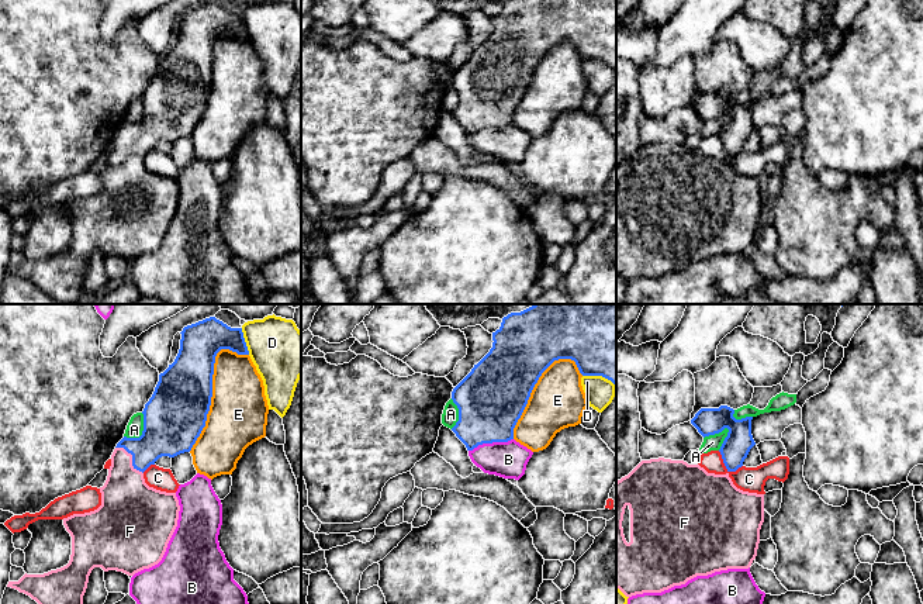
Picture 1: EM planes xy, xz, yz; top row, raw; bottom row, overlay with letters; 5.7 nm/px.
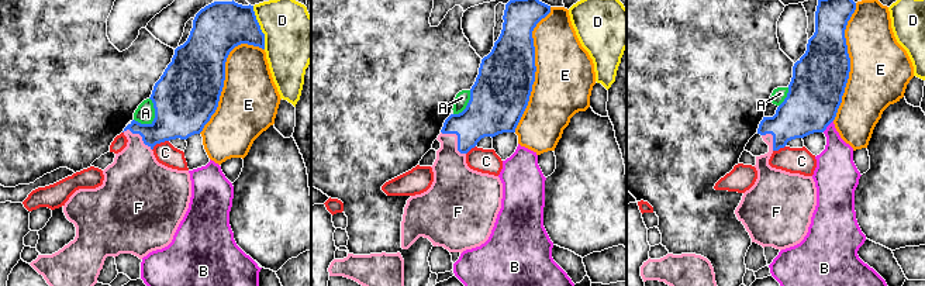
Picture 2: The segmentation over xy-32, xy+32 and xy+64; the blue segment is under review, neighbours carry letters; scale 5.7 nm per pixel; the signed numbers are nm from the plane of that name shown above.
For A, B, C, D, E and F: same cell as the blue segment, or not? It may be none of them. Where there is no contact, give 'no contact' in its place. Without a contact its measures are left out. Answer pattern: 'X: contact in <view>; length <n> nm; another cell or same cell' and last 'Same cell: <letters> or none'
A: contact in yz; length 160 nm; another cell
B: contact in xz; length 260 nm; another cell
C: contact in yz; length 170 nm; another cell
D: contact in xy; length 160 nm; another cell
E: contact in xy; length 650 nm; another cell
F: contact in xy; length 220 nm; same cell
Same cell: F

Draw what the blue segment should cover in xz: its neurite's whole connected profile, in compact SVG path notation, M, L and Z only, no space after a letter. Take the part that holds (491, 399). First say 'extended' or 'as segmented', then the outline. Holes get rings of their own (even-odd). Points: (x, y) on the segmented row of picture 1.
as segmented; M533 304L504 317L501 327L492 332L492 341L490 352L452 391L452 400L459 408L459 421L452 431L467 451L483 443L514 439L514 428L535 384L554 360L571 359L583 376L602 376L616 384L616 304Z

